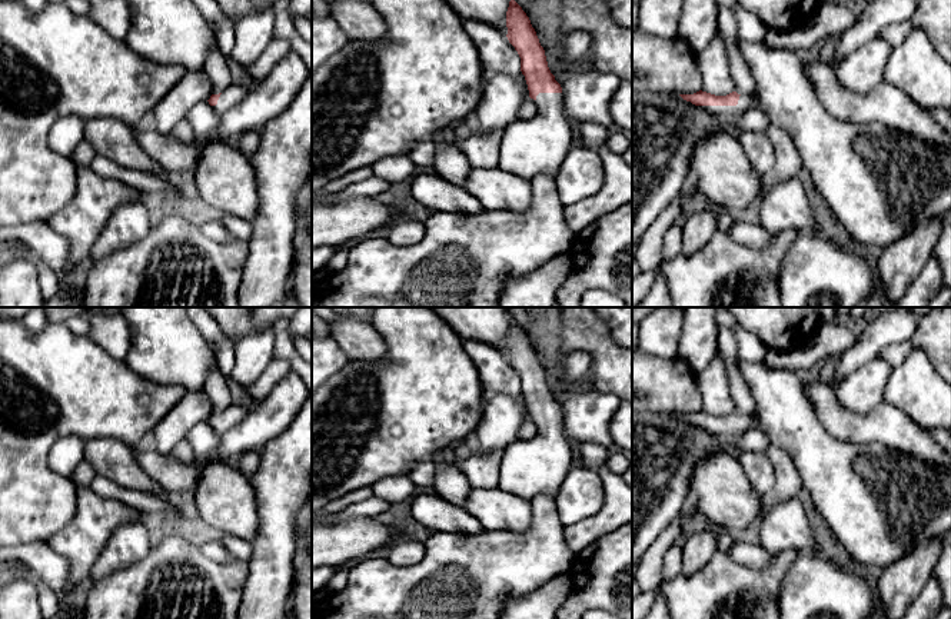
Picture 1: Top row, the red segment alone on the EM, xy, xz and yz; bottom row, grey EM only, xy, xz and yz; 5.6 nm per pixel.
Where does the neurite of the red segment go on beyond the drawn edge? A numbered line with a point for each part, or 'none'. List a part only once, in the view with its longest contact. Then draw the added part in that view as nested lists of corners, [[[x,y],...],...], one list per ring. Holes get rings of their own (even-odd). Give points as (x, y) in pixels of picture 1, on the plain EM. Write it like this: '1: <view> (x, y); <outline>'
1: yz (881, 503); [[[764,362],[741,363],[739,370],[755,402],[755,415],[741,415],[736,426],[699,427],[722,442],[749,429],[764,432],[774,446],[789,456],[801,477],[802,487],[809,492],[815,507],[855,566],[882,570],[918,545],[948,533],[951,529],[951,467],[938,469],[879,442],[858,445],[838,439],[821,423],[807,396],[805,383],[794,370],[774,369]]]

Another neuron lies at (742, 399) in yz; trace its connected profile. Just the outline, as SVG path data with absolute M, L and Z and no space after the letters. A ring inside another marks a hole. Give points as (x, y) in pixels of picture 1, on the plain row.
M731 327L718 330L718 353L722 356L729 380L729 390L738 415L754 416L755 402L736 365L738 345Z

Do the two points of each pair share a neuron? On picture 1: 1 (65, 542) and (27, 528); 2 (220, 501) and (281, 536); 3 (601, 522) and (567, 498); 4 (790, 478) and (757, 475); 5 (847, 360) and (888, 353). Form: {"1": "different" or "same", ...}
{"1": "different", "2": "different", "3": "different", "4": "different", "5": "different"}

